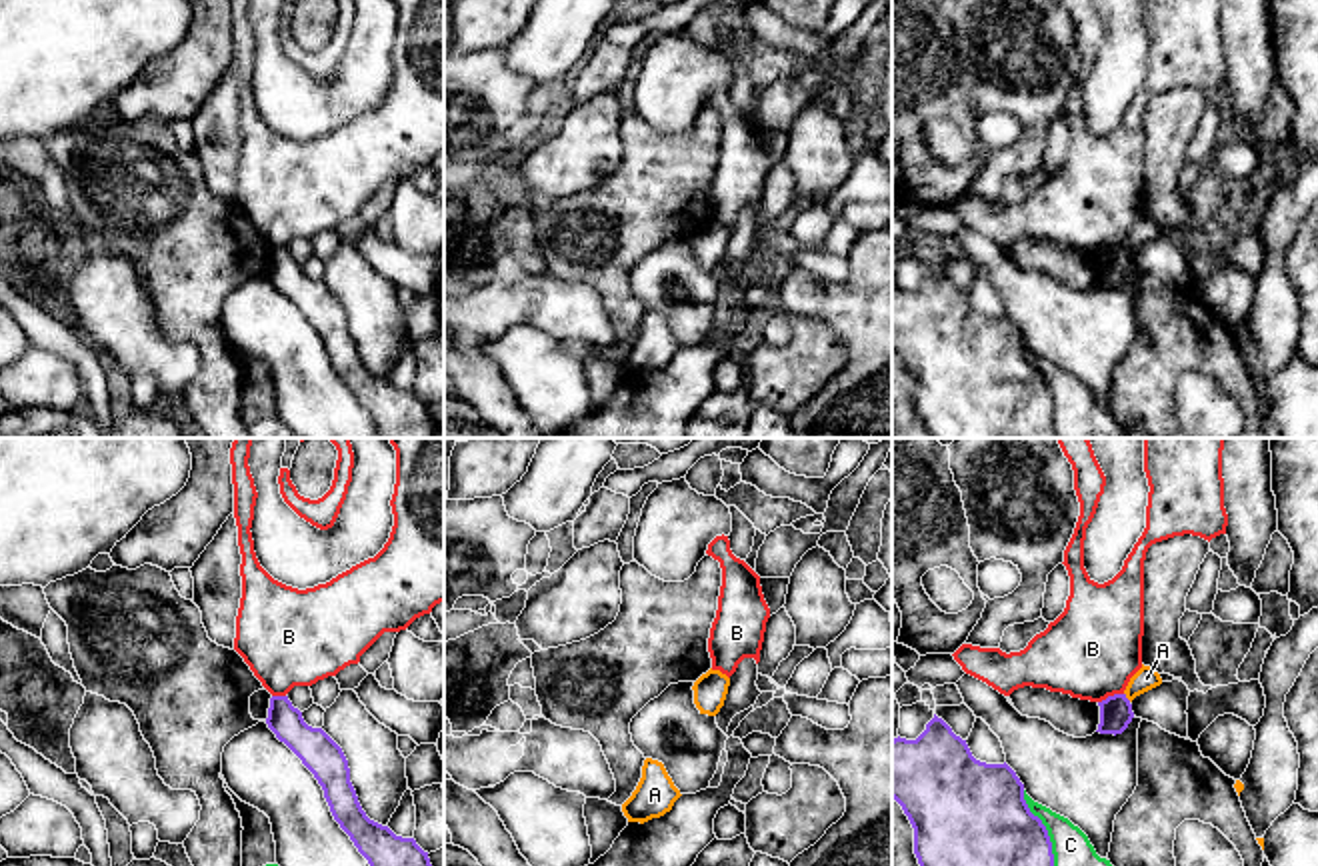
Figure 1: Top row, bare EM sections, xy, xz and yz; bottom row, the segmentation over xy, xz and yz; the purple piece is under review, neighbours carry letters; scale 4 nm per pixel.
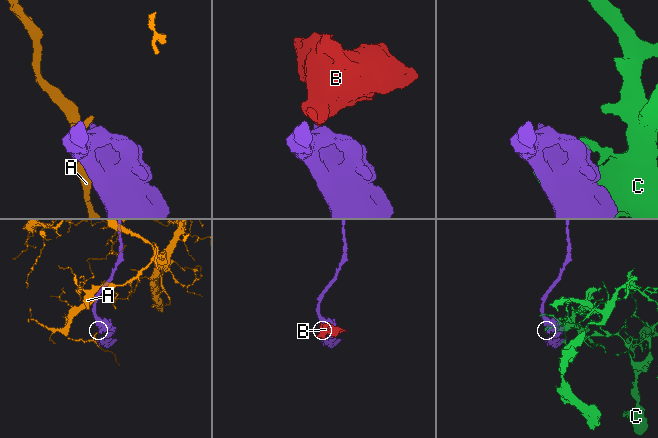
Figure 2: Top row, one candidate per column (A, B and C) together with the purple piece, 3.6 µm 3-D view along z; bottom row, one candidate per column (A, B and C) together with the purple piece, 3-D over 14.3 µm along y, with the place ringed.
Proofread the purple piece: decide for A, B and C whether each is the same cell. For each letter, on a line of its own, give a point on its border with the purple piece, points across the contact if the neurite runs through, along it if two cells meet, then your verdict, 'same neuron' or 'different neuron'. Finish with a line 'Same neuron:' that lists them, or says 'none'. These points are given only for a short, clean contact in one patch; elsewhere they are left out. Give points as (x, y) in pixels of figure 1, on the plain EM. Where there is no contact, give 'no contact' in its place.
A: contact yz (1124, 248); border yz (1124, 244), (1130, 252); different neuron
B: contact yz (1110, 248); border yz (1122, 244), (1108, 246), (1098, 254); different neuron
C: contact yz (1048, 390); different neuron
Same neuron: none

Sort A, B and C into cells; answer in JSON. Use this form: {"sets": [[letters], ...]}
{"sets": [["A"], ["B"], ["C"]]}

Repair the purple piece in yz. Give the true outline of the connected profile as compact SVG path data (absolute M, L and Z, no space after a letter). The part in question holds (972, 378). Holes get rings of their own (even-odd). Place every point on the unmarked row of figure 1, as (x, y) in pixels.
M936 266L916 292L892 292L892 350L914 380L914 406L932 438L1060 438L1048 382L1030 364L1016 324L1006 314L976 312L966 292Z

